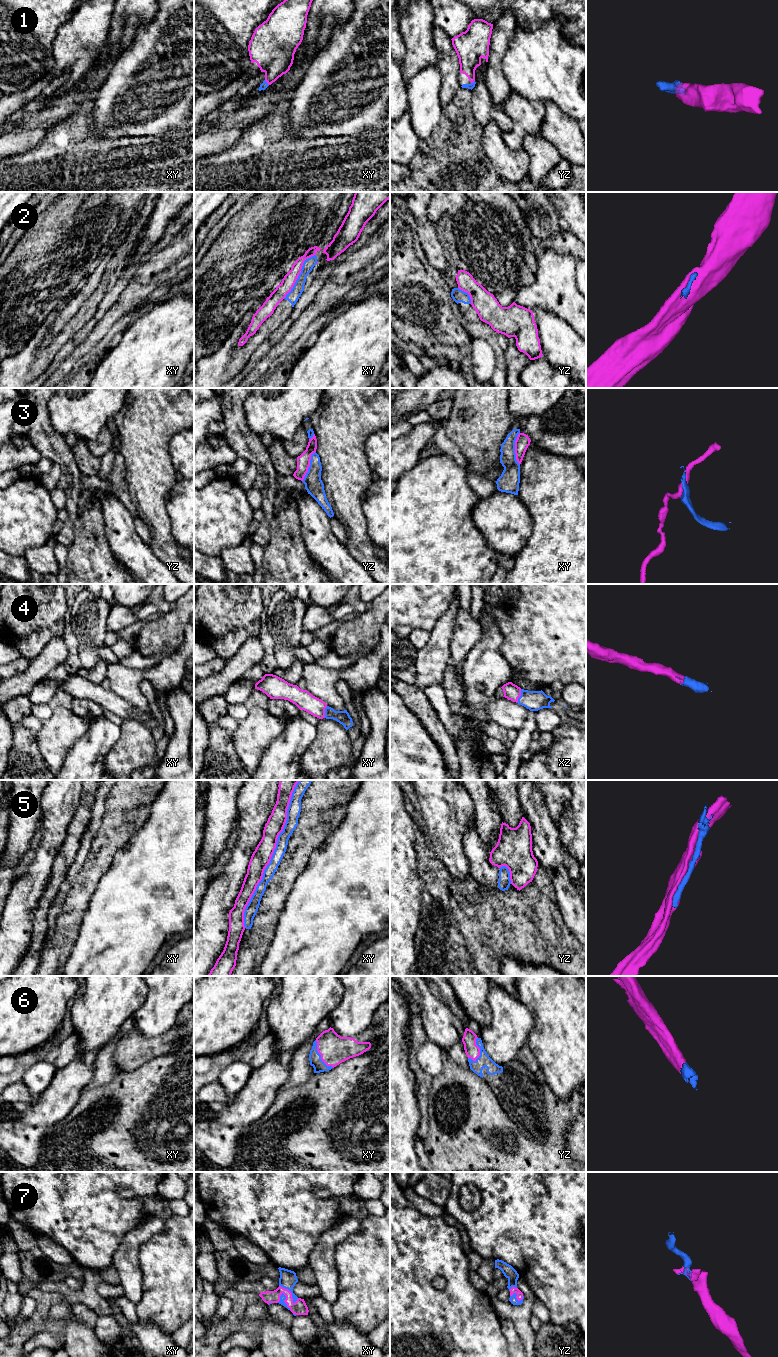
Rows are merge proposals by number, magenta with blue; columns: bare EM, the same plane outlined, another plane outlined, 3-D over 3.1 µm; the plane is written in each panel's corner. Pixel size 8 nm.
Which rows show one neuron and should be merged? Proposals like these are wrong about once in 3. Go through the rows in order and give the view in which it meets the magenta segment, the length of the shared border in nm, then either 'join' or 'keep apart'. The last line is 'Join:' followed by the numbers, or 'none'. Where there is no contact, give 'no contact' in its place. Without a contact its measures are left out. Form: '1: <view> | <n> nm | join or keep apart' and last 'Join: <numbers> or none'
1: xy | 60 nm | join
2: xy | 440 nm | keep apart
3: xy | 280 nm | keep apart
4: xz | 120 nm | join
5: xy | 1250 nm | keep apart
6: xy | 260 nm | join
7: xy | 200 nm | join
Join: 1, 4, 6, 7

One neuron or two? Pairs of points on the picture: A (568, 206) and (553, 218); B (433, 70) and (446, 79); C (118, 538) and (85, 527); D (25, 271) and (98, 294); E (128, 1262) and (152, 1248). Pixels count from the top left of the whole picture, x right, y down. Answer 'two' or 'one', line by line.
A: two
B: two
C: two
D: two
E: two

